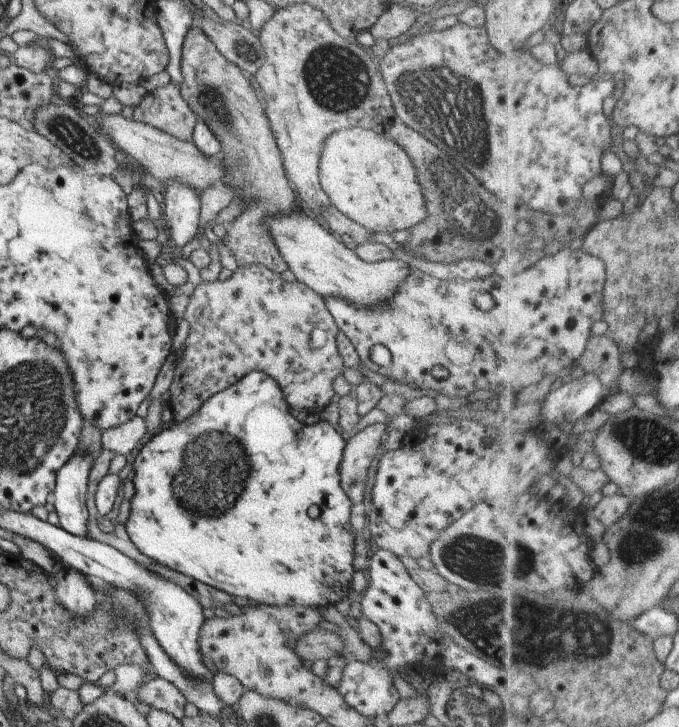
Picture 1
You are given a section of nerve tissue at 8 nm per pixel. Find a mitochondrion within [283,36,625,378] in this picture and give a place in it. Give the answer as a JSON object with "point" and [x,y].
{"point":[421,92]}

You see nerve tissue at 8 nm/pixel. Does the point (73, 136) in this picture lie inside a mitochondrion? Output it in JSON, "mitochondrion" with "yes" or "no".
{"mitochondrion":"yes"}

